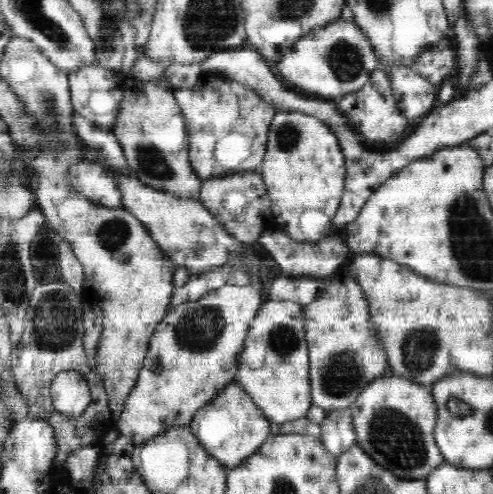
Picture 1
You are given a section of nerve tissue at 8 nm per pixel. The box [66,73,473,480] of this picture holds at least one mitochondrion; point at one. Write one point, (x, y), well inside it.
(393, 436)

